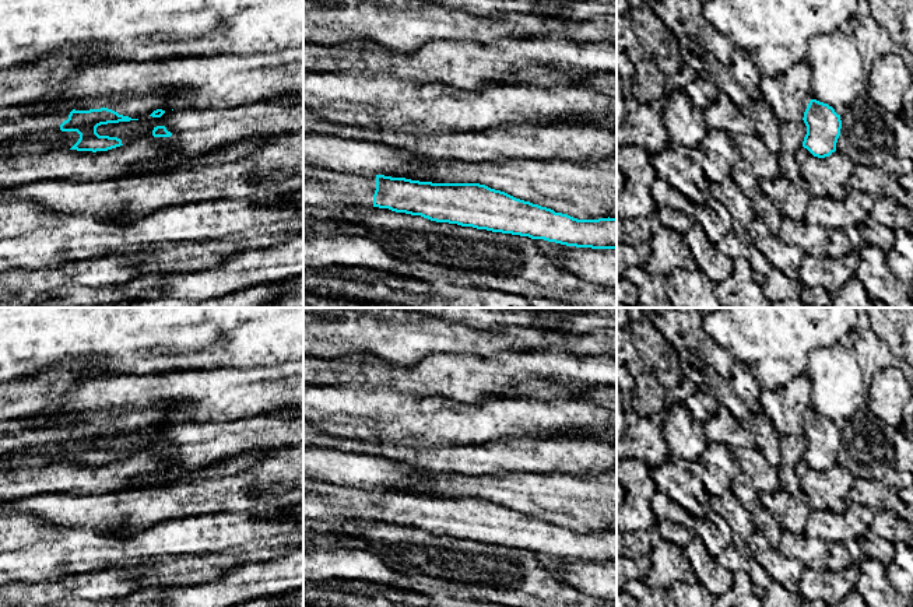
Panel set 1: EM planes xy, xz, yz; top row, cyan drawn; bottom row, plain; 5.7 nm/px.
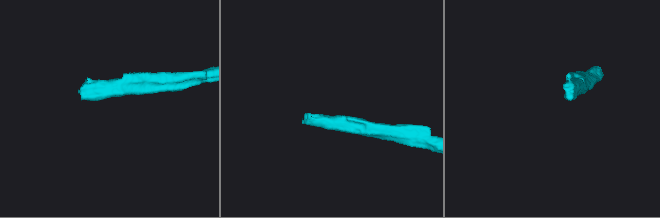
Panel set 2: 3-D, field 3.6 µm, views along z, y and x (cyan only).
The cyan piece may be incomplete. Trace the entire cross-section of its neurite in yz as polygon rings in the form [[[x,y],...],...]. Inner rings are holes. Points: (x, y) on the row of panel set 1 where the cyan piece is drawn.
[[[811,99],[803,120],[807,126],[807,134],[803,141],[804,148],[818,158],[829,157],[836,151],[842,120],[832,106]]]

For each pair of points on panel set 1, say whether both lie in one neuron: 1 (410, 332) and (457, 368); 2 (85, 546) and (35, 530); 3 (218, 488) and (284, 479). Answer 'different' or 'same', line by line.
1: different
2: different
3: same

